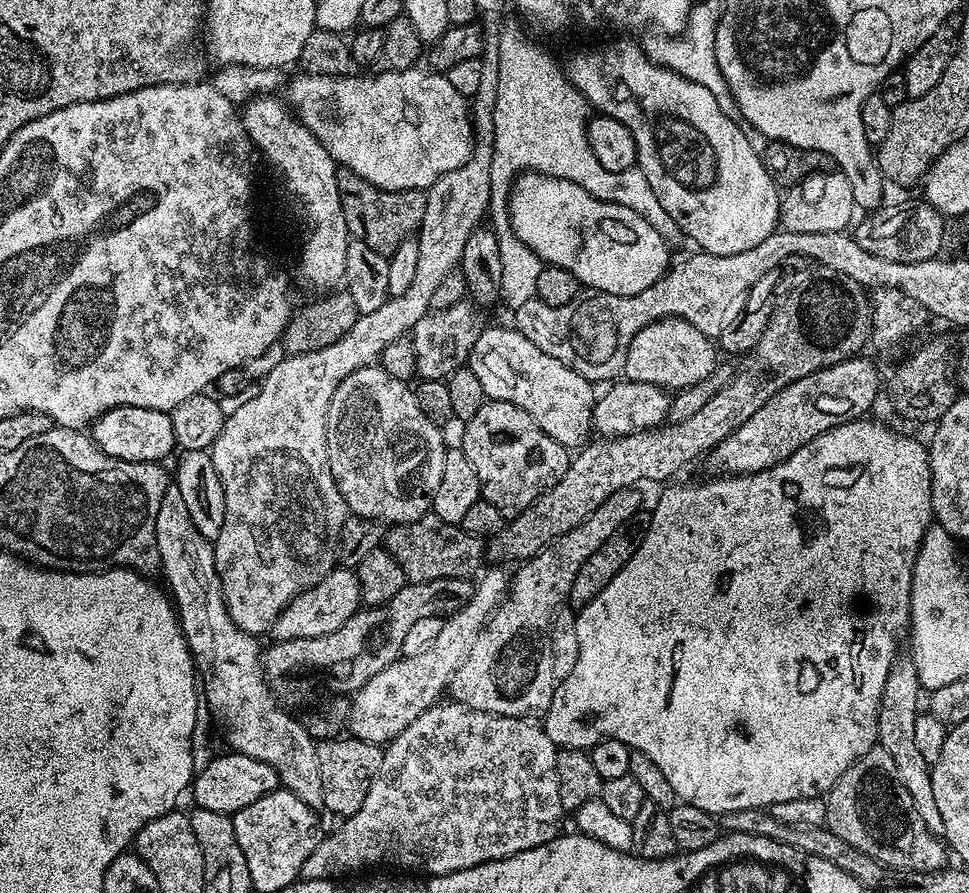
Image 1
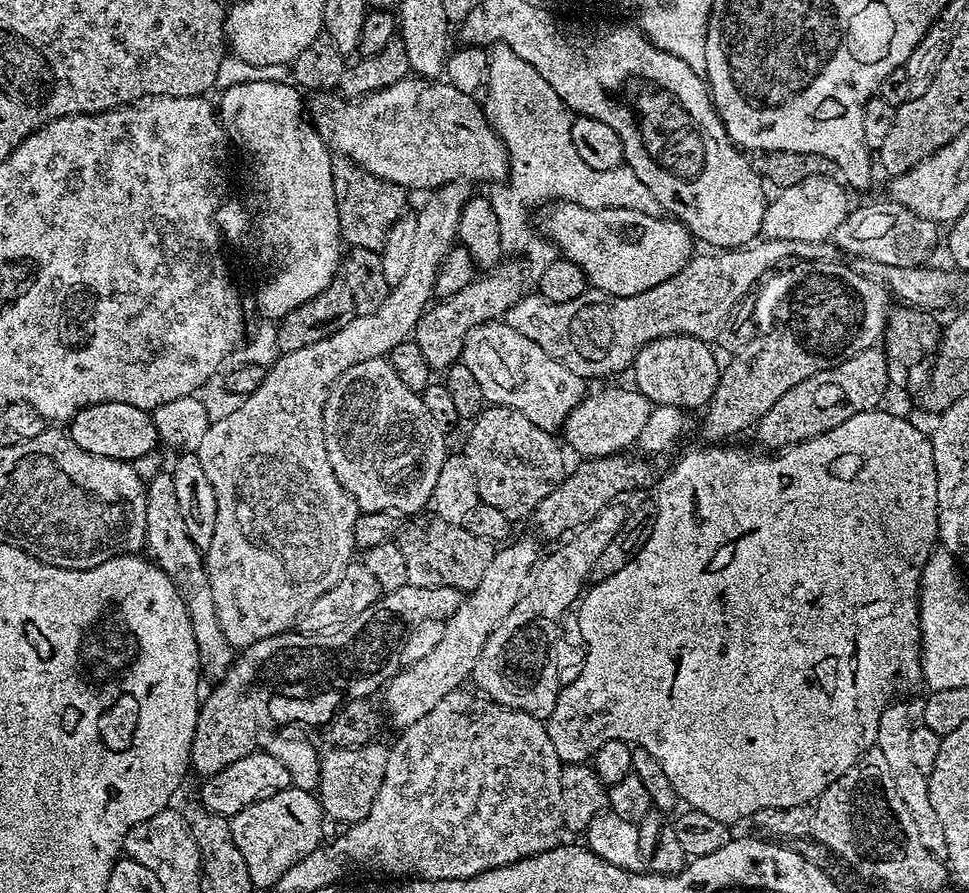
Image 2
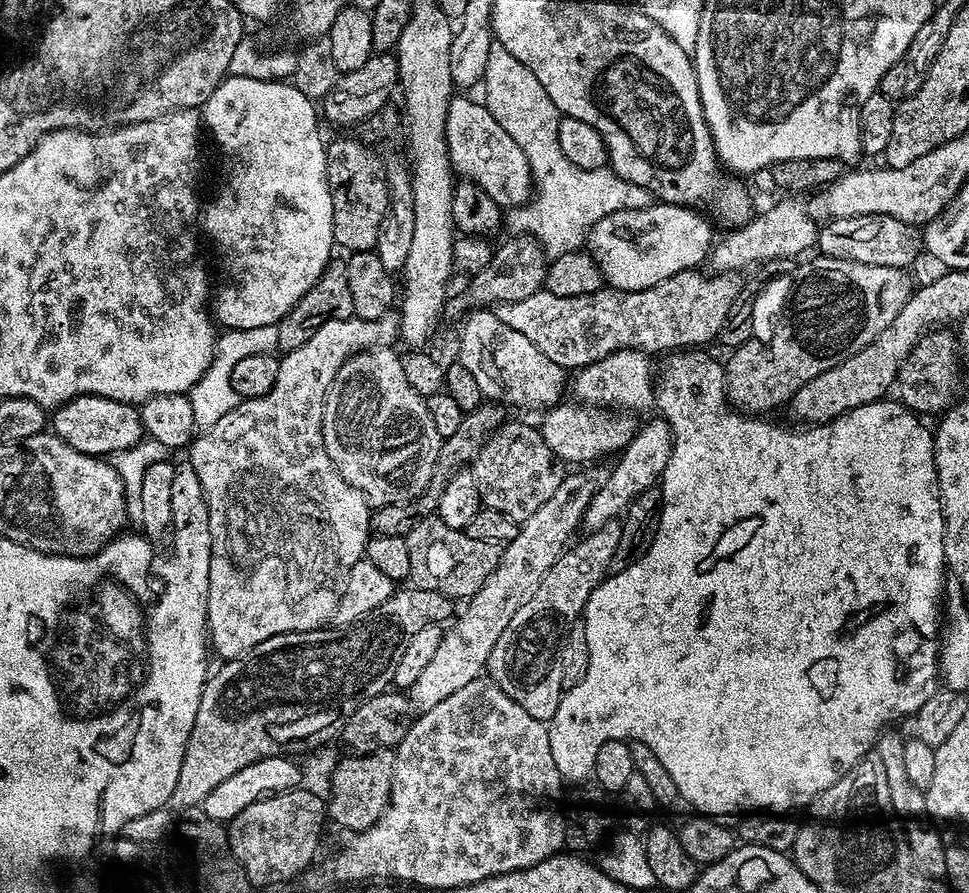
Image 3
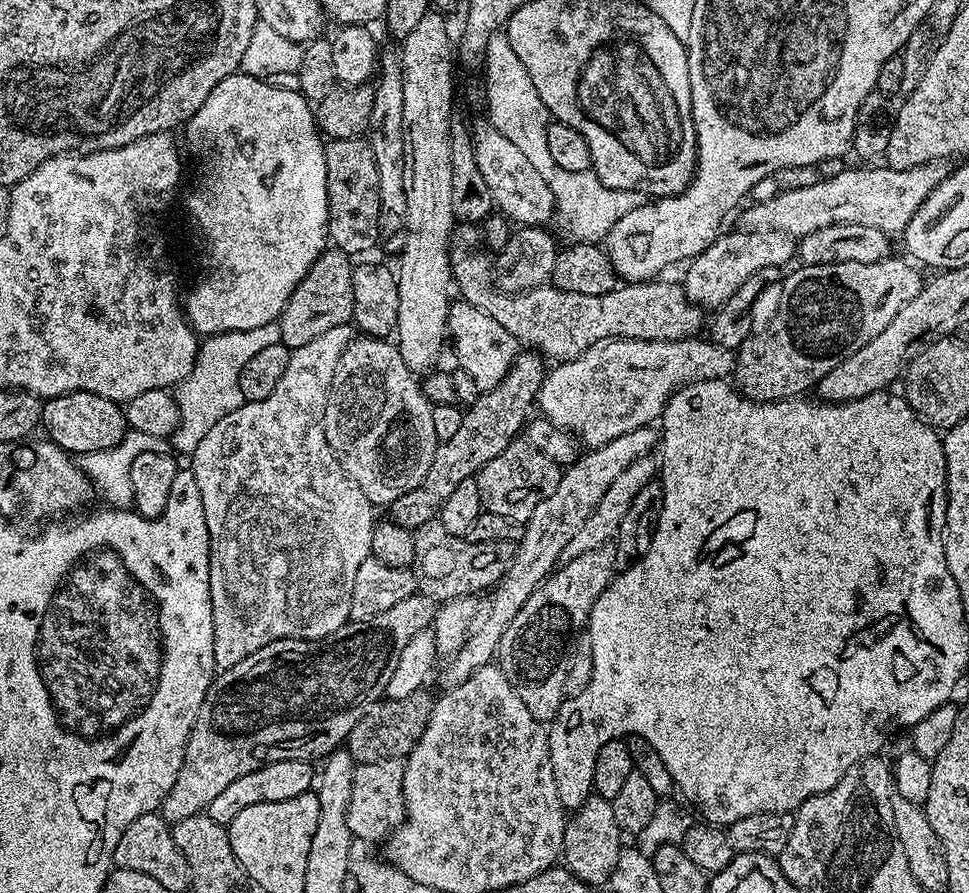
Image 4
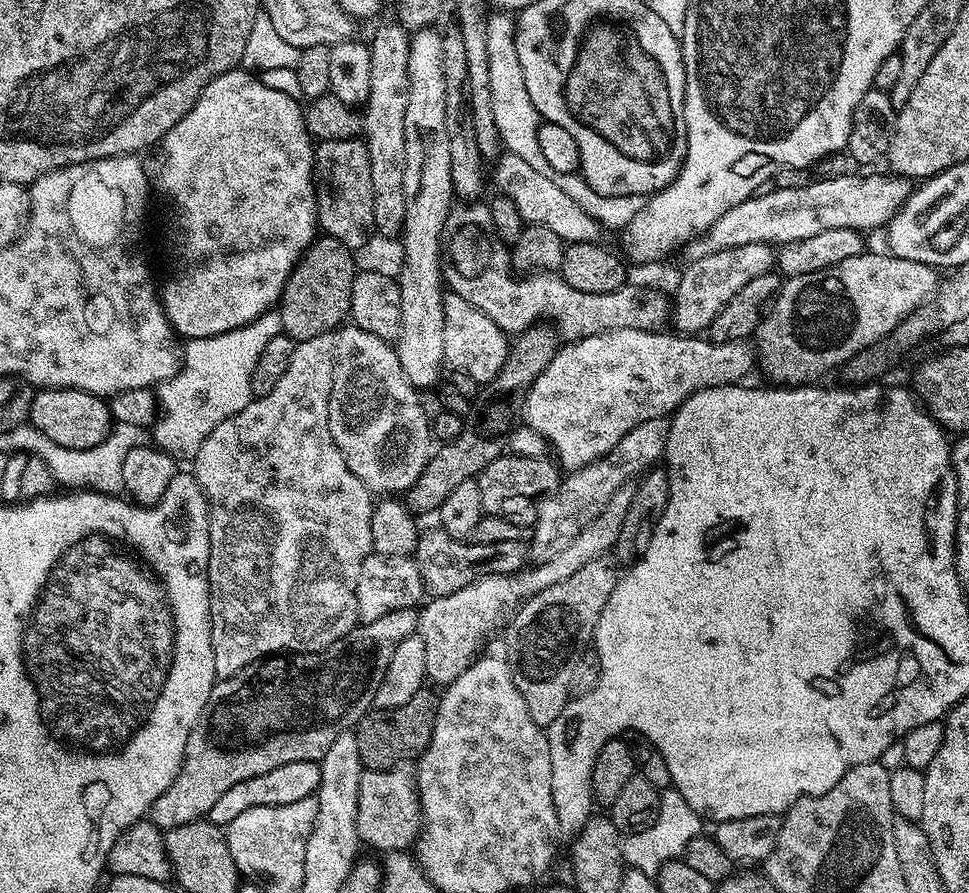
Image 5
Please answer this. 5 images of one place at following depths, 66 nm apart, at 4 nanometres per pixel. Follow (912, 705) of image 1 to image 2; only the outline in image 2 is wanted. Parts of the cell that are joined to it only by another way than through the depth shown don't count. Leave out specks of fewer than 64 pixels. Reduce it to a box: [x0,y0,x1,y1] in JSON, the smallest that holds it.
[875,702,947,858]

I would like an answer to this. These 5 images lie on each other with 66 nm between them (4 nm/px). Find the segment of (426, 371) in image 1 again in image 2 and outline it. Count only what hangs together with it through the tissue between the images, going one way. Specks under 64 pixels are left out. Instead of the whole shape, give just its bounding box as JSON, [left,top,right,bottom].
[414,258,530,370]

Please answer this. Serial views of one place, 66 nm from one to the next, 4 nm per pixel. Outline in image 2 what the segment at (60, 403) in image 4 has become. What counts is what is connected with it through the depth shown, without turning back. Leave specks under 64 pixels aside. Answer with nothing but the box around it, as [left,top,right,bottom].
[66,402,158,462]

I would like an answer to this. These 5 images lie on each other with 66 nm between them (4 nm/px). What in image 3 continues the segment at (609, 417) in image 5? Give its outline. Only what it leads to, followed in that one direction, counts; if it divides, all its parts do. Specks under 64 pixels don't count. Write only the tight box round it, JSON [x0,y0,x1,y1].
[575,348,656,414]

